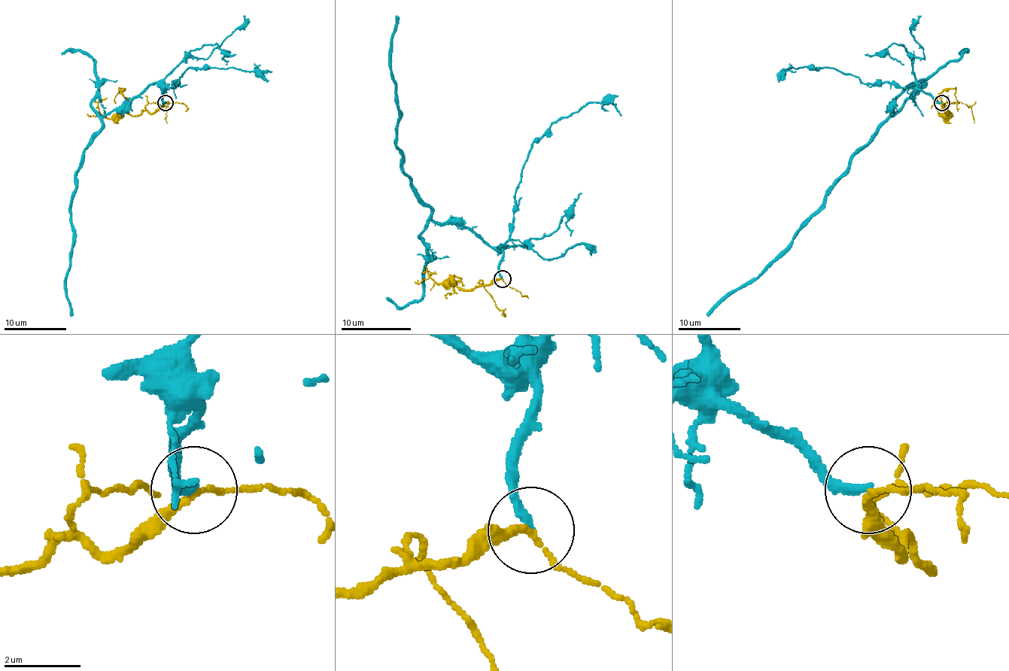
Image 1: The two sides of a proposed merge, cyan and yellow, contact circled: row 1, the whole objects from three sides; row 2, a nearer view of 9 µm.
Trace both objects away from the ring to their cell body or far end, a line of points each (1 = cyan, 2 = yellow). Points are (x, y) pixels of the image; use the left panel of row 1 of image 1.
1: (165, 103), (165, 89), (150, 84), (107, 114), (101, 132), (83, 151), (71, 204), (66, 290), (73, 315)
2: (165, 103), (153, 113), (143, 110), (130, 116), (123, 109), (129, 101), (121, 89), (115, 98), (117, 103)

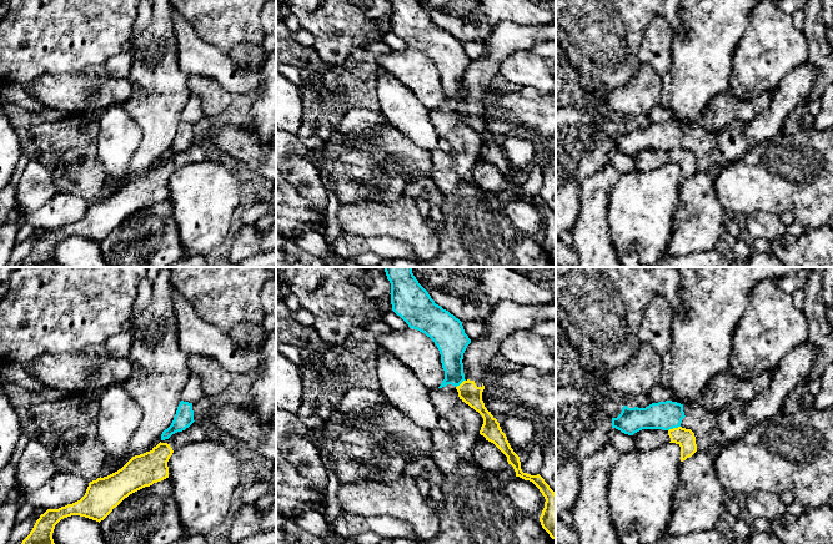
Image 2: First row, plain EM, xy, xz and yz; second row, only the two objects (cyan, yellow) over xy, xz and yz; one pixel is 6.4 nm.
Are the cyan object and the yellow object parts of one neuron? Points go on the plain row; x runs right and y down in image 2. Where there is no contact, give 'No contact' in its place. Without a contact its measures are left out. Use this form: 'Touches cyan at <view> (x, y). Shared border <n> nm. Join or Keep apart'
Touches cyan at yz (673, 147). Shared border 90 nm. Keep apart

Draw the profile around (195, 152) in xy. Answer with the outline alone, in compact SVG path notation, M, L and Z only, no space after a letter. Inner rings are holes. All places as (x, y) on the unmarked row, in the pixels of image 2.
M194 142L185 151L161 161L150 172L132 177L117 192L90 202L80 221L59 230L47 230L19 267L56 267L52 260L55 246L71 236L100 243L130 215L169 198L167 182L176 170L207 158L200 143Z

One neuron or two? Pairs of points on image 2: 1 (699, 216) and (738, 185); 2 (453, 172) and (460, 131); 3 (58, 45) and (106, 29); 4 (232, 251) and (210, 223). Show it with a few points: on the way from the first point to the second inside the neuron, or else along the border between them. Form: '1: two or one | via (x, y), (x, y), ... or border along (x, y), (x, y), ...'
1: two | border along (718, 172), (716, 177), (716, 195), (726, 212)
2: one | via (458, 162), (460, 141)
3: one | via (70, 33), (74, 29), (94, 29)
4: two | border along (231, 237), (224, 247)

